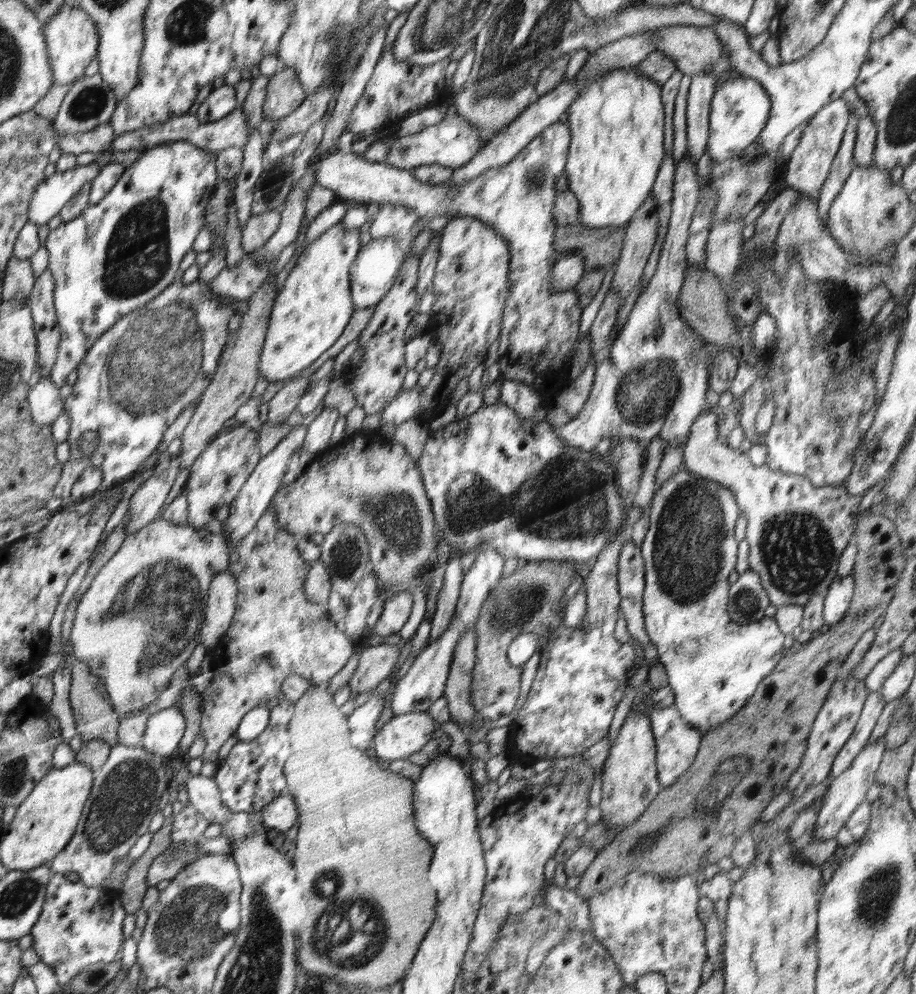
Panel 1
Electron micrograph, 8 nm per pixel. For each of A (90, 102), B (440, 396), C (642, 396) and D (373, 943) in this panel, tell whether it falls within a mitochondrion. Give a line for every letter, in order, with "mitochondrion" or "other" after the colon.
A: mitochondrion
B: other
C: mitochondrion
D: mitochondrion

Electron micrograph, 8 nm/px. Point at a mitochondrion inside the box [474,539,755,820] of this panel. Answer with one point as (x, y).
(518, 607)

